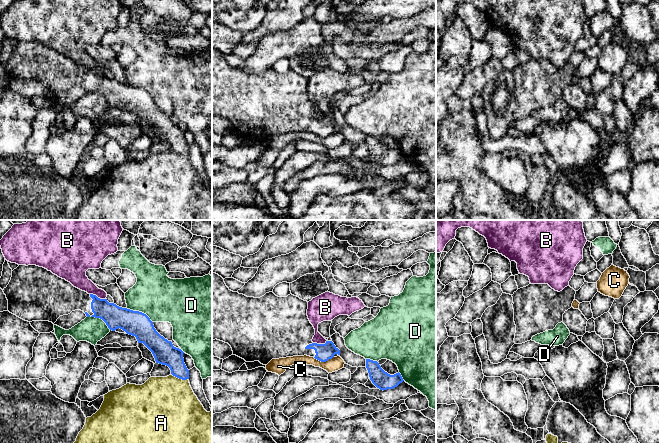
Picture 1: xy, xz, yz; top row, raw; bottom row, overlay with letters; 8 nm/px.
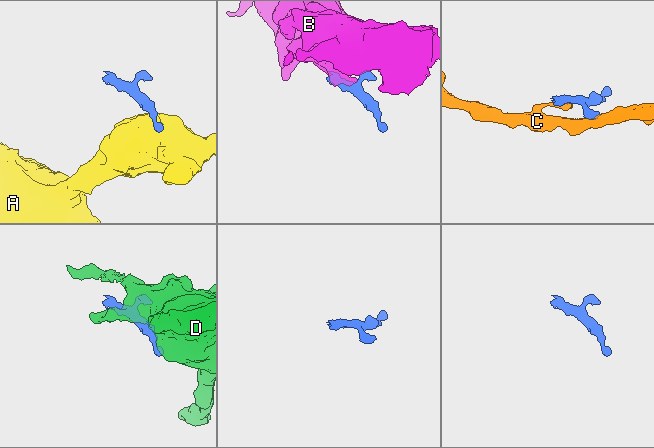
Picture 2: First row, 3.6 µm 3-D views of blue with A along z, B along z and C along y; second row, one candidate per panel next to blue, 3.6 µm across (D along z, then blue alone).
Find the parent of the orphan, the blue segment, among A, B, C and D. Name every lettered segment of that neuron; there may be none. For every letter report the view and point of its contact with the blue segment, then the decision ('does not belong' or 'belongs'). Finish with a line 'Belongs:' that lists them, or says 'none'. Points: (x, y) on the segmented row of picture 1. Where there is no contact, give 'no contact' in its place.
A: xy (179, 378) | does not belong
B: xy (97, 297) | does not belong
C: xz (323, 361) | does not belong
D: xy (140, 312) | does not belong
Belongs: none

